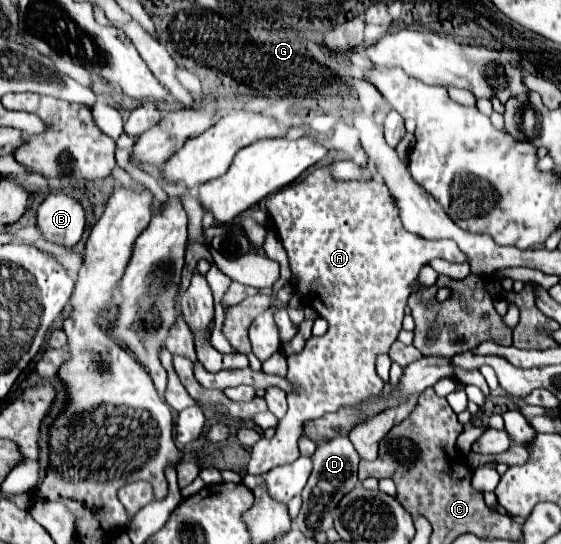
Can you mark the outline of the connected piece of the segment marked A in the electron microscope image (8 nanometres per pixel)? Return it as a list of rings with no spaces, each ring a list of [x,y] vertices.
[[[328,166],[314,168],[308,174],[300,176],[300,180],[268,196],[266,212],[272,220],[272,226],[280,242],[286,248],[294,288],[304,300],[302,304],[308,304],[318,312],[318,316],[328,320],[328,332],[324,336],[310,338],[300,354],[288,356],[286,376],[296,384],[296,388],[300,388],[300,392],[292,392],[292,396],[288,398],[288,412],[280,420],[274,438],[262,436],[252,446],[252,458],[246,466],[246,474],[252,476],[266,474],[276,466],[290,464],[299,458],[298,438],[304,434],[306,422],[322,418],[328,412],[336,412],[342,406],[352,406],[360,400],[376,396],[384,386],[384,382],[378,378],[374,370],[376,356],[388,354],[390,346],[396,342],[398,332],[402,330],[404,308],[408,304],[410,294],[426,288],[418,286],[420,270],[434,258],[447,259],[453,263],[467,262],[466,255],[456,248],[456,244],[452,244],[452,240],[424,240],[416,234],[410,234],[400,224],[396,206],[392,204],[392,196],[388,196],[388,188],[384,188],[380,180],[336,180],[332,178],[332,170]]]

